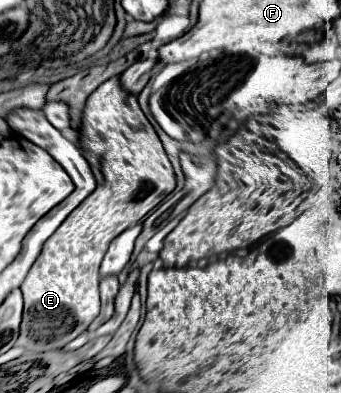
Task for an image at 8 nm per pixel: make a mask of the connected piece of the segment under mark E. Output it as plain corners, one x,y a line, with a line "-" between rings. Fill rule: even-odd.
115,75
101,83
87,99
81,133
79,133
81,151
91,165
97,187
95,191
71,211
71,215
59,225
59,229
43,243
43,251
29,269
25,281
21,283
21,293
25,301
21,335
17,345
27,347
29,351
55,351
67,345
71,339
81,335
99,315
99,265
107,253
109,243
123,233
127,227
145,219
163,199
175,189
175,173
167,159
167,153
153,129
153,125
143,115
137,97
121,87
121,77

